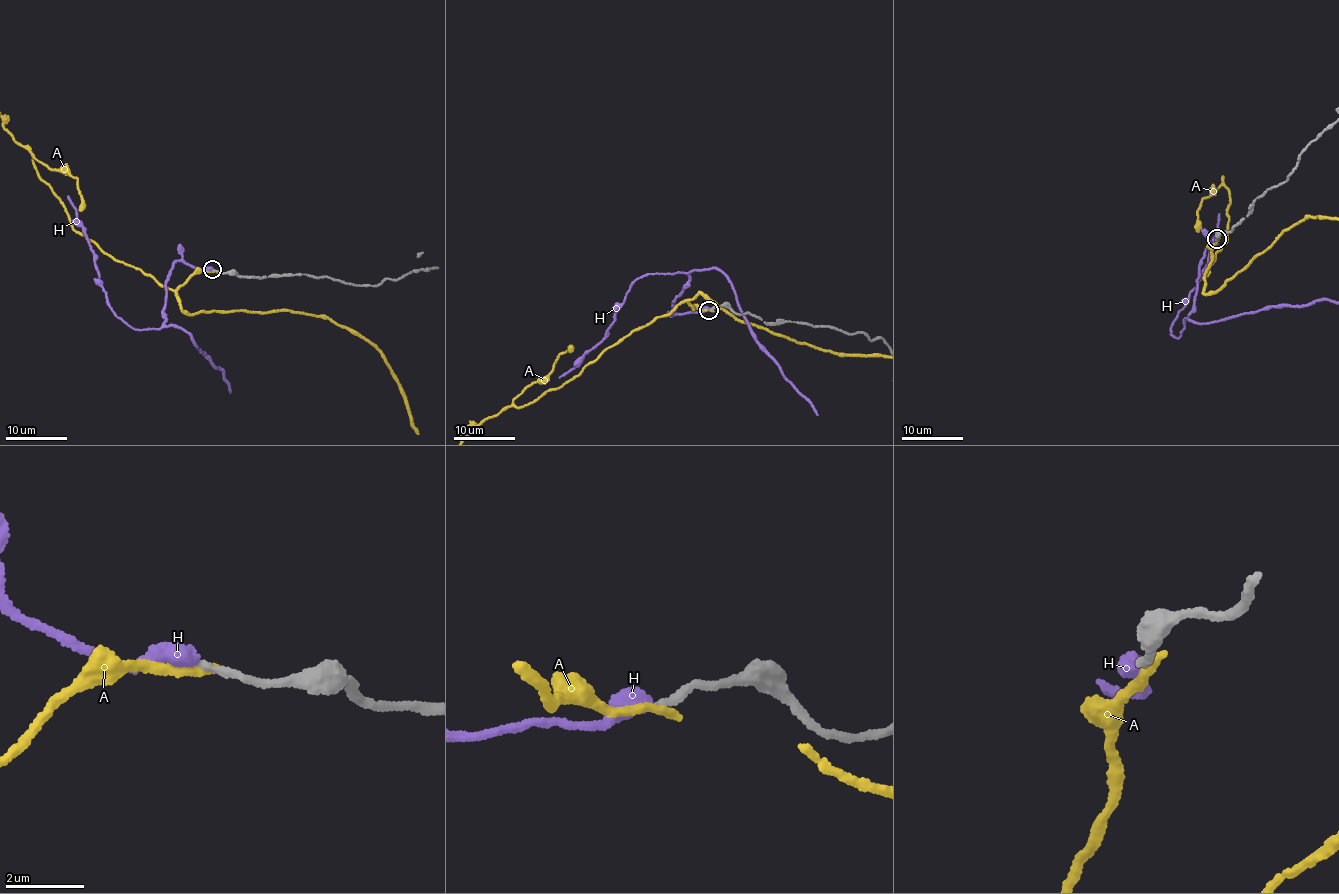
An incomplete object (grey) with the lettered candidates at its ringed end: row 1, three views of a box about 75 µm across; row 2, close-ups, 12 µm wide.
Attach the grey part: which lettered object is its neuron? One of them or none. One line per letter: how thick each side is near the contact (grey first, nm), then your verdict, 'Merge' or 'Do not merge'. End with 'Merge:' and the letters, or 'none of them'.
A: Thickness 220 nm (grey) against 260 nm. Do not merge
H: Thickness 200 nm (grey) against 440 nm. Merge
Merge: H

